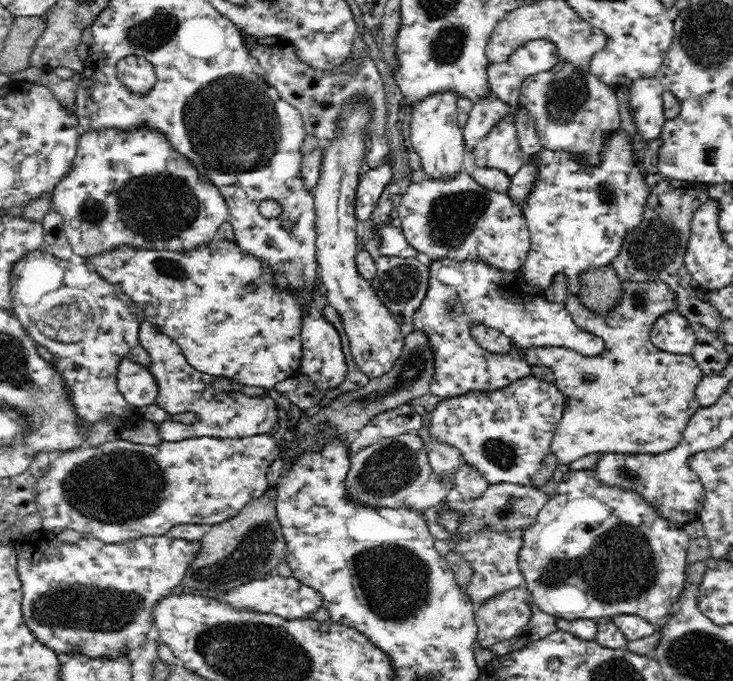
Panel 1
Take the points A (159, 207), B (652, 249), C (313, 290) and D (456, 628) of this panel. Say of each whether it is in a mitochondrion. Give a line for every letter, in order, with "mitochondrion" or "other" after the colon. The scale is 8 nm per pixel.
A: mitochondrion
B: mitochondrion
C: other
D: other

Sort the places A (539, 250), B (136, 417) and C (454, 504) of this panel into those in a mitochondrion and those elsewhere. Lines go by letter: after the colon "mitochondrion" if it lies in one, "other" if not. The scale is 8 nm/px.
A: other
B: other
C: other

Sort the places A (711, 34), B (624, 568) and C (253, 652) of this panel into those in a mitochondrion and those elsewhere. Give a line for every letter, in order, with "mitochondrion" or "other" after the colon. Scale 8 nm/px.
A: mitochondrion
B: mitochondrion
C: mitochondrion

